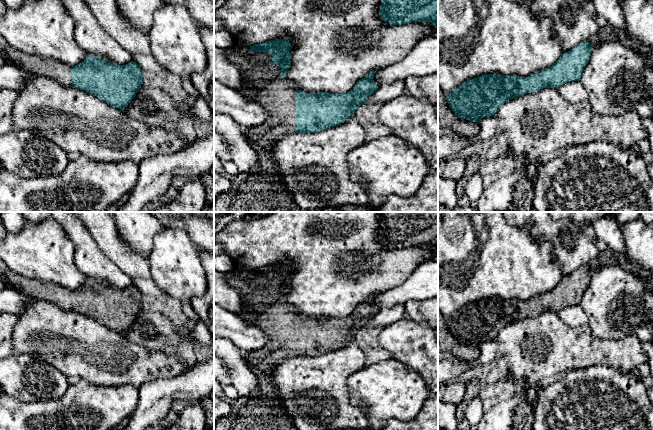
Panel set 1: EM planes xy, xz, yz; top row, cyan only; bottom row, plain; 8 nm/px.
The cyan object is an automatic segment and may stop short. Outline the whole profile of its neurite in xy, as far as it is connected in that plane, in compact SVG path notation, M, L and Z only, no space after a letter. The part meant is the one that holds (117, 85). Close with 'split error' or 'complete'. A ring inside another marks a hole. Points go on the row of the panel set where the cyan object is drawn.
M1 35L0 54L8 62L35 76L51 78L63 86L89 92L122 111L136 96L145 76L134 61L117 65L89 55L82 63L69 66L57 59L42 58L17 50Z; split error

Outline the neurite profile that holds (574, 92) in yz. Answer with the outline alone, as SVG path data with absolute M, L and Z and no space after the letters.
M580 81L567 82L558 88L558 92L572 104L583 102L588 98L588 93Z

